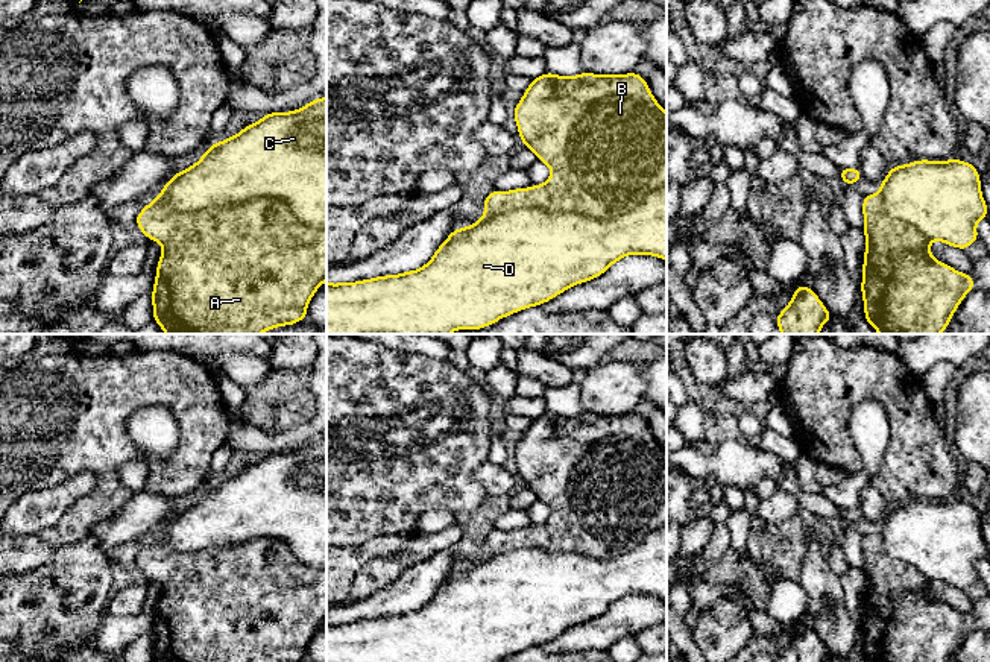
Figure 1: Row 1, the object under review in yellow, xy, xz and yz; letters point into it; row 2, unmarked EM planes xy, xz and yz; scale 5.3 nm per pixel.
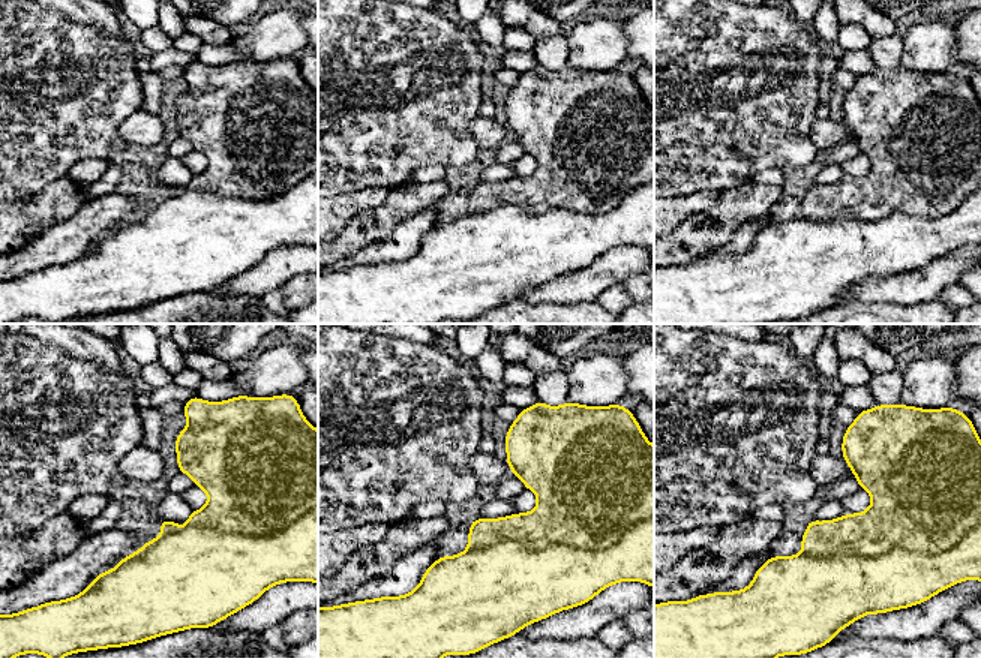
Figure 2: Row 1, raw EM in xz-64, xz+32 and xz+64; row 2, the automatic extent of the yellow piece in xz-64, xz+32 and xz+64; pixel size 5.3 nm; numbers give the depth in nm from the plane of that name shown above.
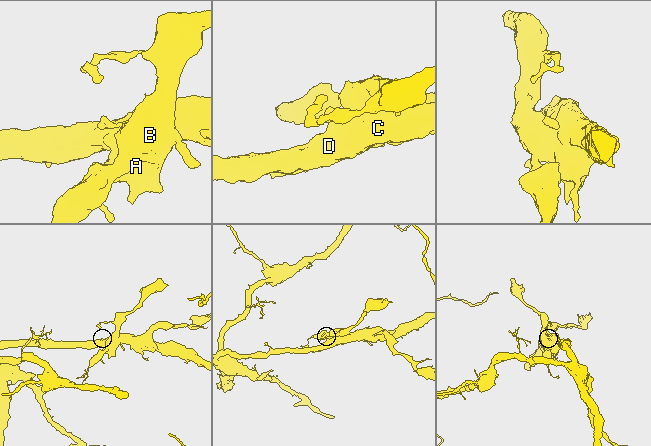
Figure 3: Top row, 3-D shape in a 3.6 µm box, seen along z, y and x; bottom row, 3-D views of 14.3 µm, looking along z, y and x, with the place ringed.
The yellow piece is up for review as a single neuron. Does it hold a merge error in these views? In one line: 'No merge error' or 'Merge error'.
Merge error

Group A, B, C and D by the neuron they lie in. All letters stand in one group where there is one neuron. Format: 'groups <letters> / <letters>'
groups A B / C D

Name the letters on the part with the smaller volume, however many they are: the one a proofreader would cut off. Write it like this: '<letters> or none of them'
A, B

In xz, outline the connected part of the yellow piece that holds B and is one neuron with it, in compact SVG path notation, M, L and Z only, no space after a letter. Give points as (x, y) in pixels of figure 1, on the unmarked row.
M547 411L531 419L512 456L522 484L551 509L551 516L539 525L486 534L480 560L519 548L569 551L612 560L636 548L653 530L667 525L667 452L636 411L583 411L569 418Z

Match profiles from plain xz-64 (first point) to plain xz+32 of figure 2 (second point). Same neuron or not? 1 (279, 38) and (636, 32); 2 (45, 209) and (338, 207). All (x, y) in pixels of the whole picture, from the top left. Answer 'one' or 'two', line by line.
1: two
2: one

